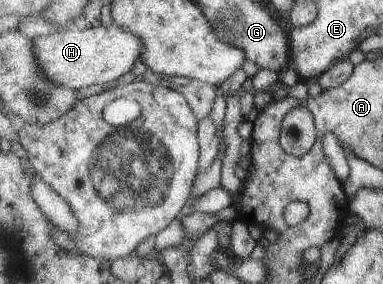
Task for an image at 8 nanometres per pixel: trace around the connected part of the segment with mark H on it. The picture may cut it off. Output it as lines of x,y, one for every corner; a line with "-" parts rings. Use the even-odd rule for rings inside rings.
112,22
110,26
102,24
98,28
78,30
70,28
60,34
52,33
34,39
38,64
50,82
66,86
70,90
82,90
94,84
116,82
120,76
128,74
140,60
144,42
138,34
126,32
122,26

